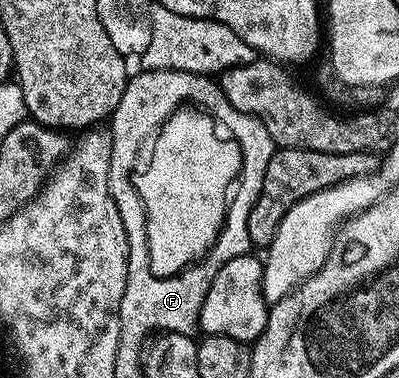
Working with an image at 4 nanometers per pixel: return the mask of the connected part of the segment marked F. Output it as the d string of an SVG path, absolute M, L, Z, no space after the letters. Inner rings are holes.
M140 70L141 73L132 74L120 90L118 99L114 102L115 114L111 117L109 132L113 139L113 159L111 172L117 182L111 186L111 198L117 203L117 211L121 215L121 223L125 223L127 232L127 282L121 295L119 304L119 328L121 340L119 343L120 354L127 355L135 349L135 333L143 333L146 329L159 329L155 331L191 331L199 323L199 312L205 303L205 295L221 267L229 263L229 259L248 256L253 246L249 235L249 215L251 214L251 197L243 197L243 205L237 205L228 199L225 203L225 225L219 228L210 246L192 259L188 264L183 264L171 274L158 275L151 265L149 248L151 240L149 234L149 215L139 200L138 189L132 181L133 171L122 167L123 153L131 152L137 145L139 134L147 134L154 139L160 139L168 117L176 110L180 103L187 97L183 87L191 80L191 93L196 104L205 110L221 126L222 132L235 141L240 147L243 165L235 182L230 188L230 196L247 189L247 193L255 193L255 185L259 185L259 173L265 173L273 152L272 142L269 140L262 123L251 113L237 111L227 101L227 95L218 84L215 85L210 76L192 76L184 70ZM139 109L147 109L139 117Z

